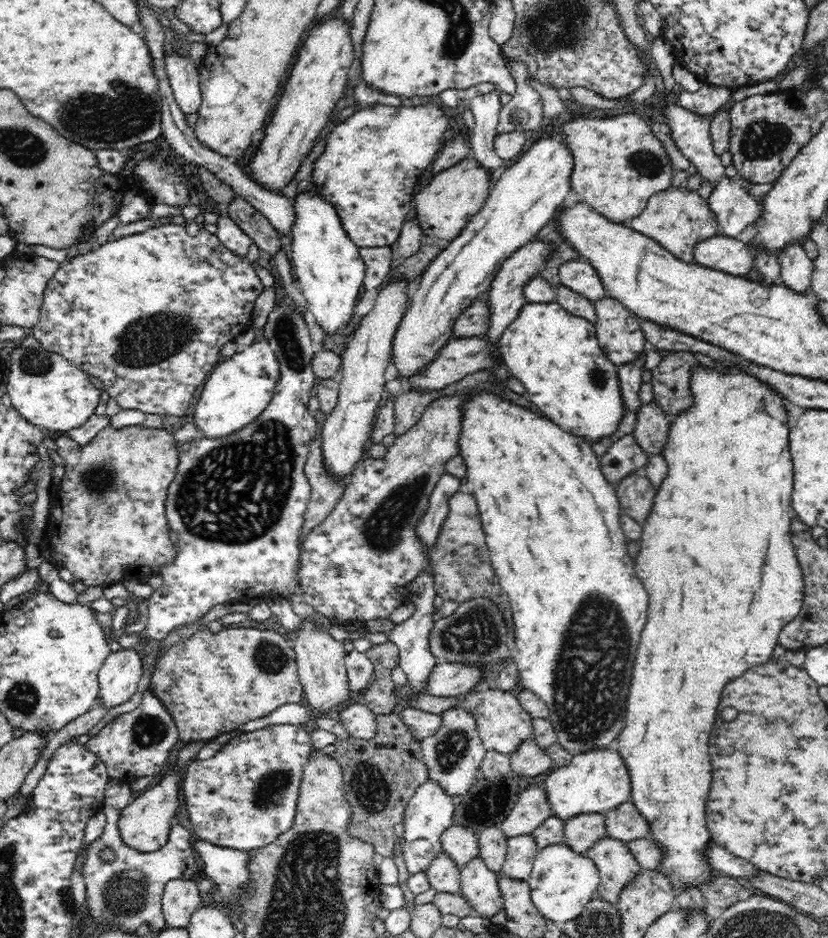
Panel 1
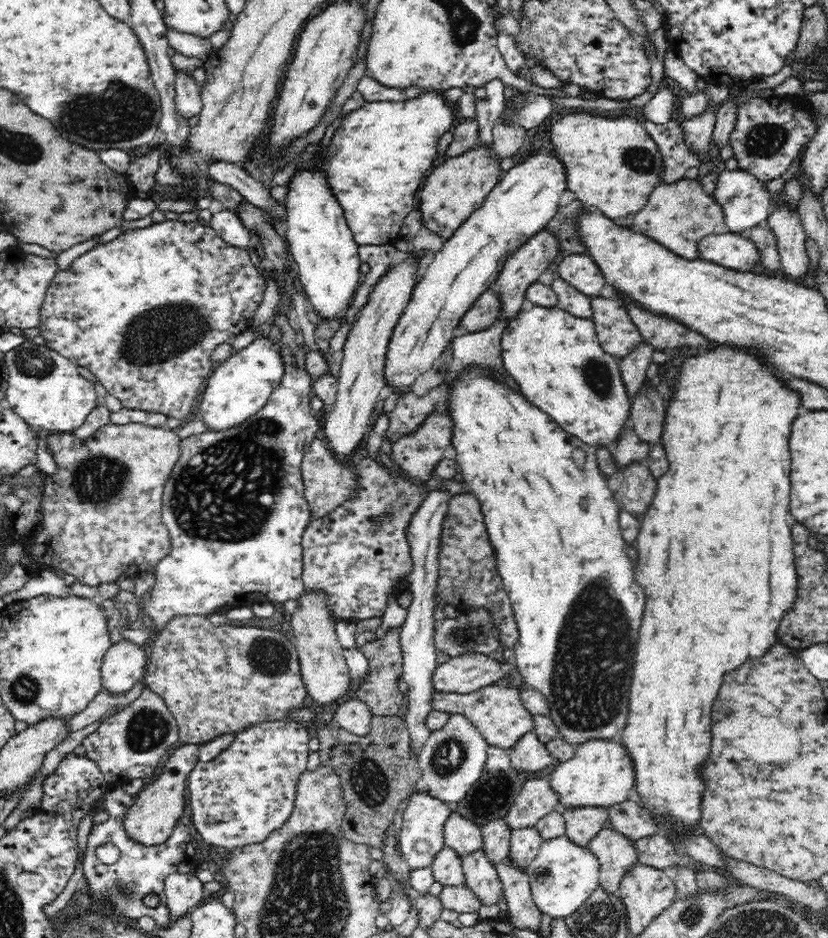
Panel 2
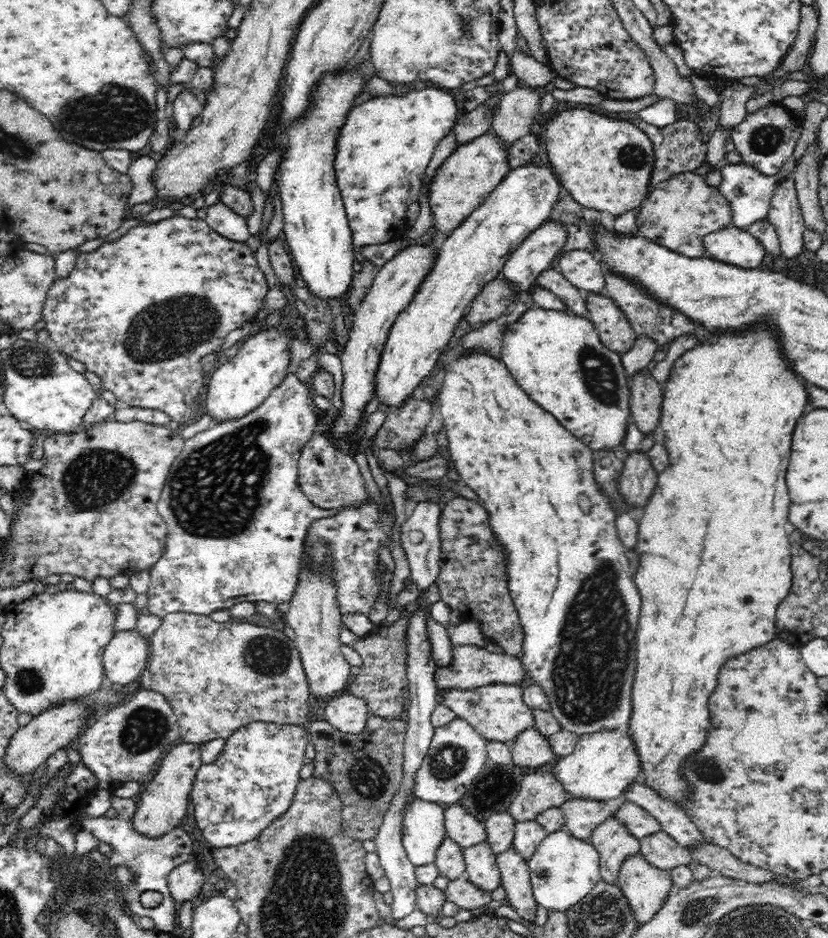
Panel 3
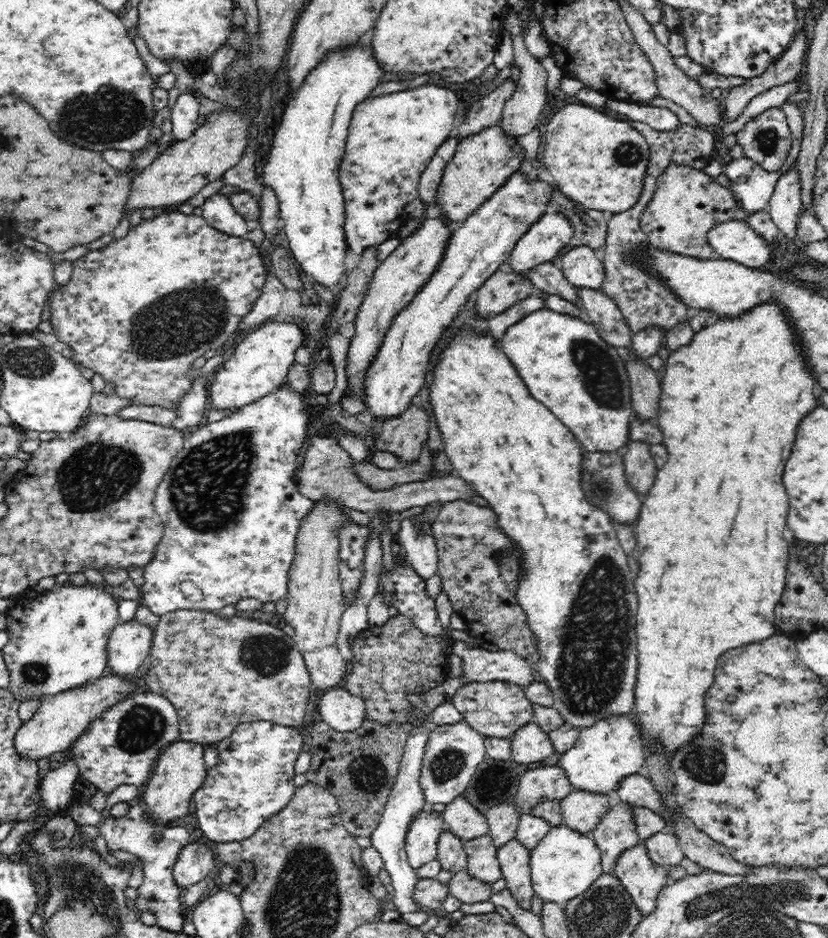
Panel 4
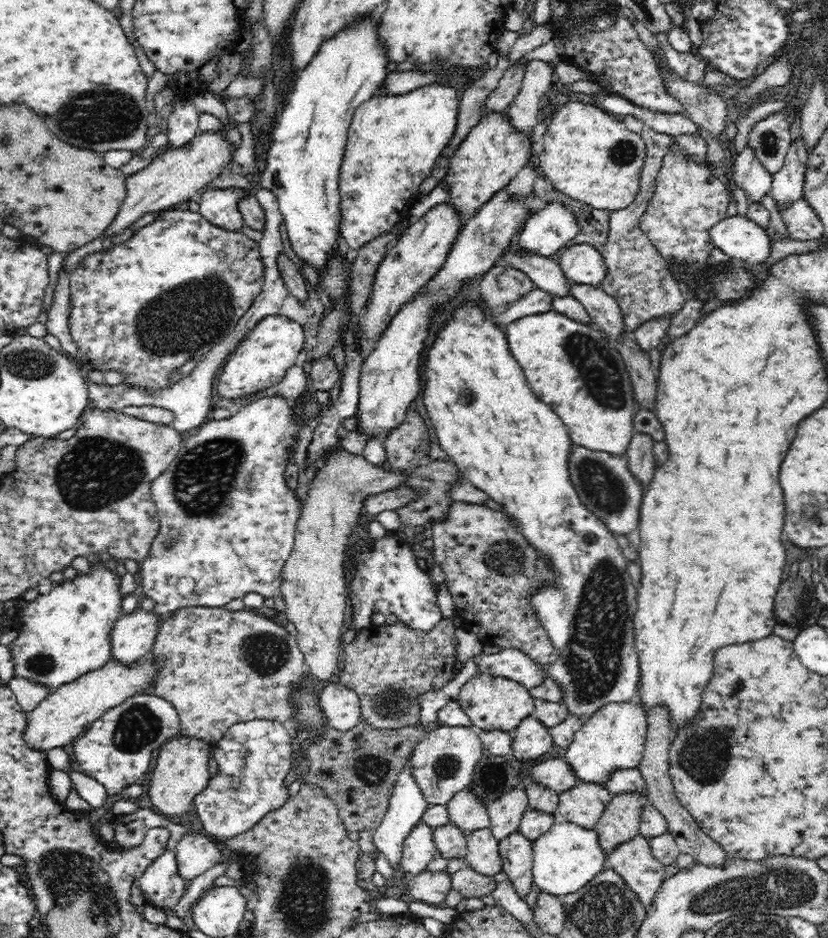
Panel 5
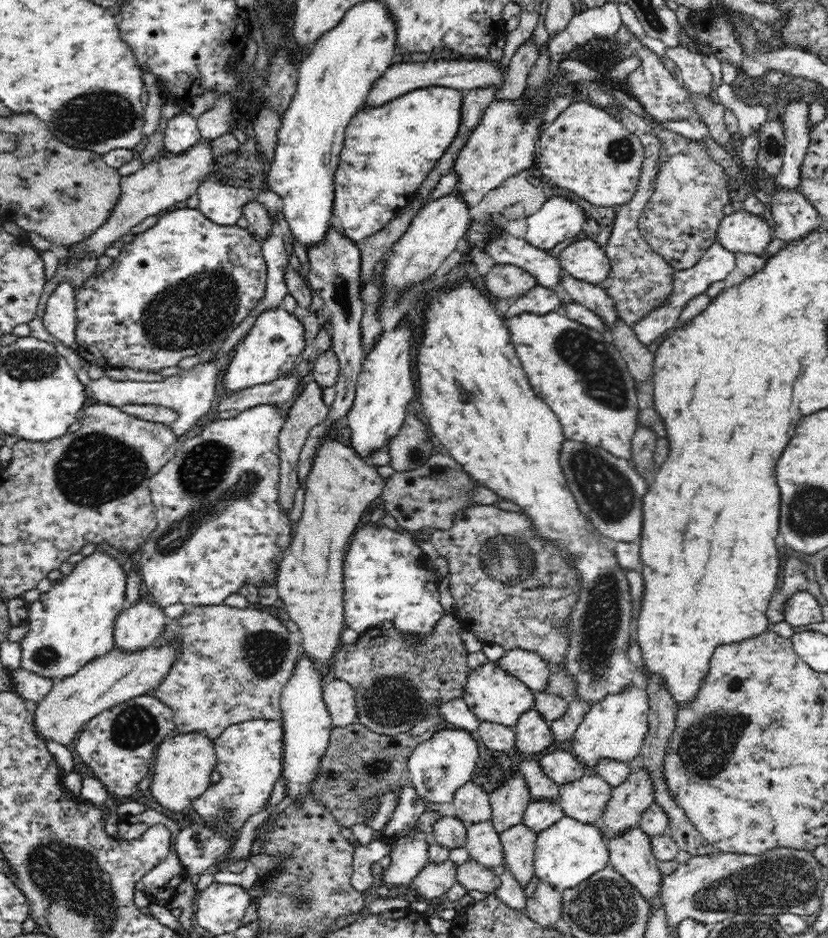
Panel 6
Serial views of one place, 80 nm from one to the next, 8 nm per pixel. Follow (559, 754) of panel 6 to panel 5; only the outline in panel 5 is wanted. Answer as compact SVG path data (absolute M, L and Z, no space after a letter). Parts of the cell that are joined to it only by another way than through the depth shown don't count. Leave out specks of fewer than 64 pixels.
M562 757L538 762L531 768L529 776L544 788L555 790L558 794L570 789L578 781L578 775L570 763Z

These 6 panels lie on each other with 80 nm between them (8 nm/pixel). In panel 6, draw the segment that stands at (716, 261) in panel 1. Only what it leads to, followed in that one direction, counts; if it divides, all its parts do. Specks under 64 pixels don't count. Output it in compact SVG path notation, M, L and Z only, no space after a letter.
M744 209L726 215L717 228L717 242L732 253L767 254L766 247L772 240L768 217L756 216Z

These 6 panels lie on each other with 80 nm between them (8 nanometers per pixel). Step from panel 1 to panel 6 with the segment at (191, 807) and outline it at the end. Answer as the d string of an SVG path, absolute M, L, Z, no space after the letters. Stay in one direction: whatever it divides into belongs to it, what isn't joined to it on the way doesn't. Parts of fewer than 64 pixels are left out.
M254 719L231 724L215 739L220 781L212 784L192 801L194 810L203 820L219 820L228 828L238 830L244 822L266 808L274 784L280 778L281 754L284 749L284 729L280 720Z

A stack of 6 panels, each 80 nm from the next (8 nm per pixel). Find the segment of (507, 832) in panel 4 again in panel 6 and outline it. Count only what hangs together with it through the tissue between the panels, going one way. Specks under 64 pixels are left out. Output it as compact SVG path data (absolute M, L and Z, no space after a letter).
M518 770L512 772L512 776L508 776L500 784L500 788L489 794L491 821L495 825L496 832L502 834L510 826L523 822L525 808L530 802L531 792L527 781Z

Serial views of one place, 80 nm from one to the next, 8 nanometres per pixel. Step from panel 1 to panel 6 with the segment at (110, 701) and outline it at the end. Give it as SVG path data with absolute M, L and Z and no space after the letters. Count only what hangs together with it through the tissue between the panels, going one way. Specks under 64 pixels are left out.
M142 598L134 605L126 606L115 623L115 648L128 650L128 653L148 648L149 645L155 644L155 641L161 636L168 621L162 606L156 604L156 602L149 604Z

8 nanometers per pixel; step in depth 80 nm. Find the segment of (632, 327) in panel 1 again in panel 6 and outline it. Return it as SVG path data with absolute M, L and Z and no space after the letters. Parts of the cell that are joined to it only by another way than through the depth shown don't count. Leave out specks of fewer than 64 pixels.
M567 273L562 275L560 283L574 302L598 314L610 329L620 319L612 297L602 287L578 280Z

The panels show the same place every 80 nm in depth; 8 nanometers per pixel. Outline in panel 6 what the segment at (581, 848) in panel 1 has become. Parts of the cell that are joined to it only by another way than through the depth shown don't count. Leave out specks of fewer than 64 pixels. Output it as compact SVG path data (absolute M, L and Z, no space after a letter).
M586 773L578 780L559 786L559 807L565 816L584 824L595 824L604 814L612 789L597 773Z

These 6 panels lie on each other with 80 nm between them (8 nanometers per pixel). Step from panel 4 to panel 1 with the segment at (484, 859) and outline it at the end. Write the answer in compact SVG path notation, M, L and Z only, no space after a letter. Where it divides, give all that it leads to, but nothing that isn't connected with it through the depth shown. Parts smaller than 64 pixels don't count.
M474 856L462 866L460 887L460 893L474 905L474 915L491 919L502 910L498 874L487 867L482 857Z

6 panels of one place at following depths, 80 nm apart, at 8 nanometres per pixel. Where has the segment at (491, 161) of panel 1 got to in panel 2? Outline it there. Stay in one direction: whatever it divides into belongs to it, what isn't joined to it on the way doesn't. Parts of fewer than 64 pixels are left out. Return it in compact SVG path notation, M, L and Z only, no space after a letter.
M491 80L483 85L486 91L484 98L472 99L475 103L476 121L478 121L479 144L493 144L494 125L505 109L504 88L501 80Z

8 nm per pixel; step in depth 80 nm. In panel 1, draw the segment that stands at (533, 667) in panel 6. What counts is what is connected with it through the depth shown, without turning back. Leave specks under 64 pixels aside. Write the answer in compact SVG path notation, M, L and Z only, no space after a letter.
M456 662L438 663L428 674L425 692L432 696L464 696L484 678L480 667Z

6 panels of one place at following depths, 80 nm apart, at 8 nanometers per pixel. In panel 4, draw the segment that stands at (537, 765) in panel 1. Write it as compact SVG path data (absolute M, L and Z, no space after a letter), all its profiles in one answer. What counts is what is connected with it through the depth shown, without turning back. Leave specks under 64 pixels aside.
M528 722L511 737L511 758L520 764L542 762L554 754L554 746L538 724Z

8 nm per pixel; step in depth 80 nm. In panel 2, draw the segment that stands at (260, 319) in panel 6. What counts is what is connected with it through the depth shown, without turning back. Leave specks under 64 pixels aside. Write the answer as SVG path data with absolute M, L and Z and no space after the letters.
M267 335L256 338L214 367L207 378L204 396L194 413L202 416L207 430L222 432L226 428L234 428L248 420L250 416L254 416L268 403L270 394L280 384L284 369L279 344Z

